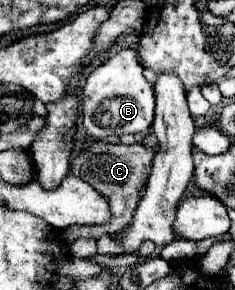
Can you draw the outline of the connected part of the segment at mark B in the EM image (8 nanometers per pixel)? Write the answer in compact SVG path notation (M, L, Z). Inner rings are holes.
M122 48L96 66L82 86L82 124L92 138L108 140L122 134L146 132L154 120L154 90L144 78L136 50Z

